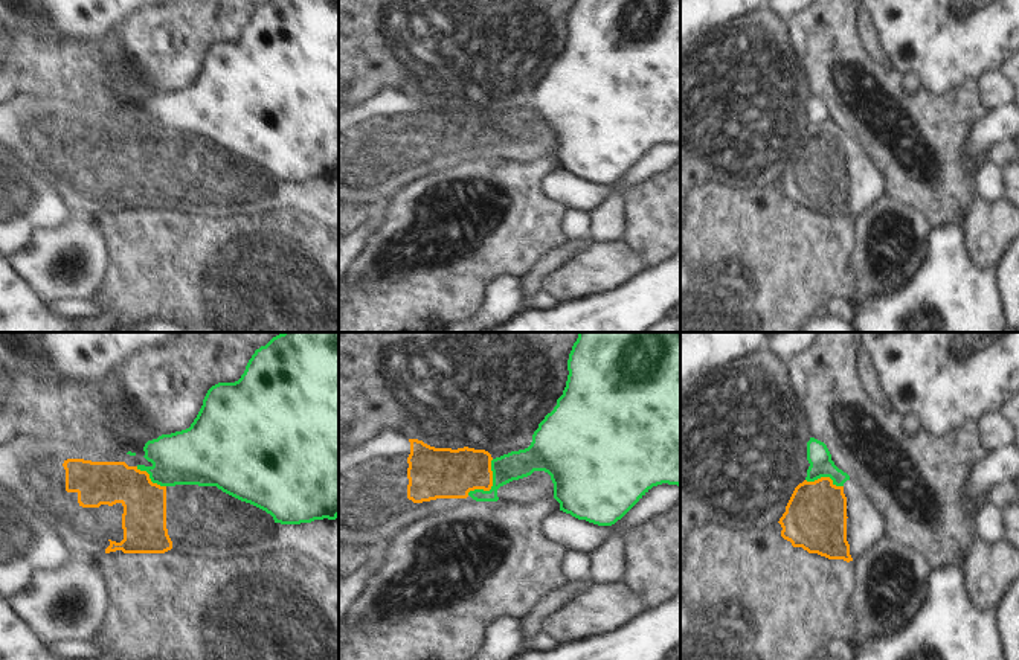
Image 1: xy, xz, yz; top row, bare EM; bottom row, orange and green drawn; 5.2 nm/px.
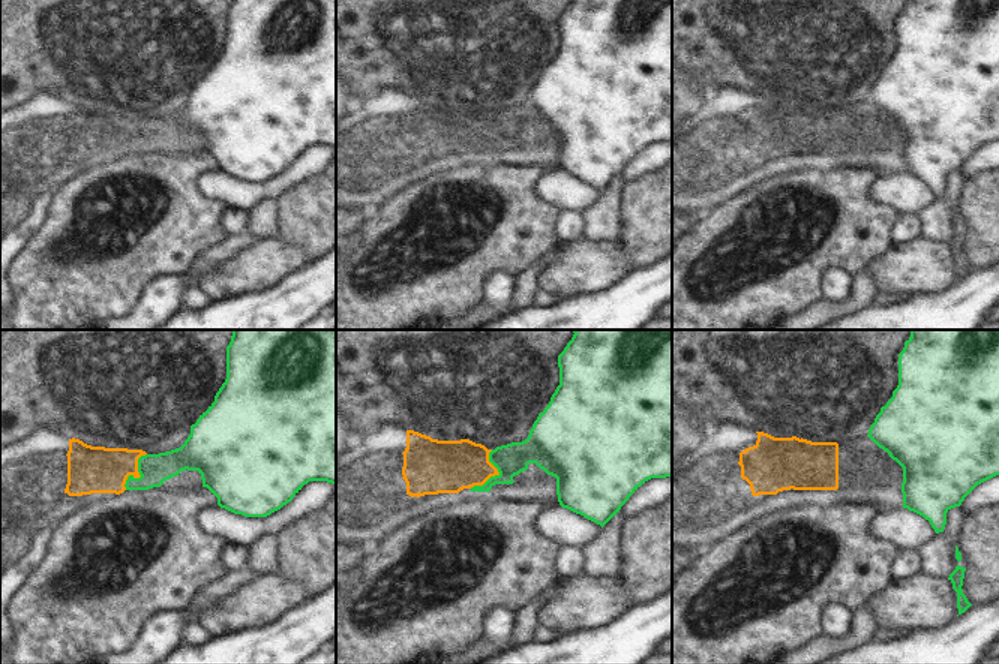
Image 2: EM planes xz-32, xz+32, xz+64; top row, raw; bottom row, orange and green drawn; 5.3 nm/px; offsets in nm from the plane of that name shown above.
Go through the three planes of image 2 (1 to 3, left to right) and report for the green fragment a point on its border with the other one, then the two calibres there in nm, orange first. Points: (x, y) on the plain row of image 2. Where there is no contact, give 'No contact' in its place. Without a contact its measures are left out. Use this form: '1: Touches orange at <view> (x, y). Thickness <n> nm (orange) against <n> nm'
1: Touches orange at xz-32 (140, 140). Thickness 260 nm (orange) against 160 nm
2: Touches orange at xz+32 (495, 138). Thickness 280 nm (orange) against 170 nm
3: No contact.

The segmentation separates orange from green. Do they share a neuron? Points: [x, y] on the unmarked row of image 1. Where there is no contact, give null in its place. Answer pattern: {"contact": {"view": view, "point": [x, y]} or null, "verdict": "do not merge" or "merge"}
{"contact": {"view": "xz", "point": [491, 144]}, "verdict": "do not merge"}

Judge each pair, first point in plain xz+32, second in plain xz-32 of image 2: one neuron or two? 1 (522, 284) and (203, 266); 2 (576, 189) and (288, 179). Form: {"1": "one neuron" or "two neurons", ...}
{"1": "one neuron", "2": "one neuron"}

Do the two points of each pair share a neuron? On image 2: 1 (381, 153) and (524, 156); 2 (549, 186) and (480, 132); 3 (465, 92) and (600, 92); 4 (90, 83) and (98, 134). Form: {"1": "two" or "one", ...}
{"1": "one", "2": "two", "3": "one", "4": "two"}

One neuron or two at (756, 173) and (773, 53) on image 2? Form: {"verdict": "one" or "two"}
{"verdict": "two"}

